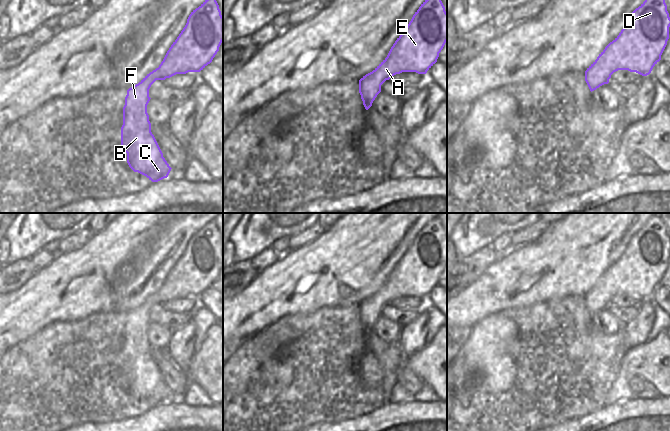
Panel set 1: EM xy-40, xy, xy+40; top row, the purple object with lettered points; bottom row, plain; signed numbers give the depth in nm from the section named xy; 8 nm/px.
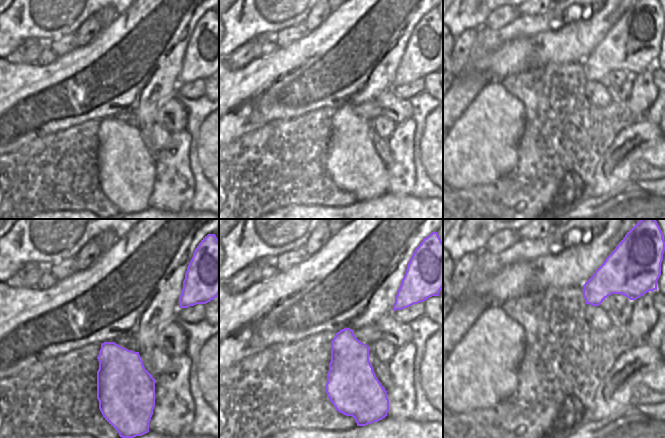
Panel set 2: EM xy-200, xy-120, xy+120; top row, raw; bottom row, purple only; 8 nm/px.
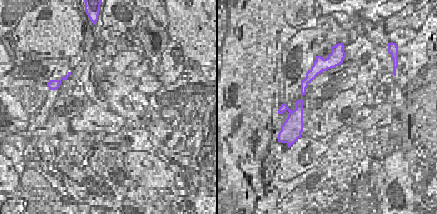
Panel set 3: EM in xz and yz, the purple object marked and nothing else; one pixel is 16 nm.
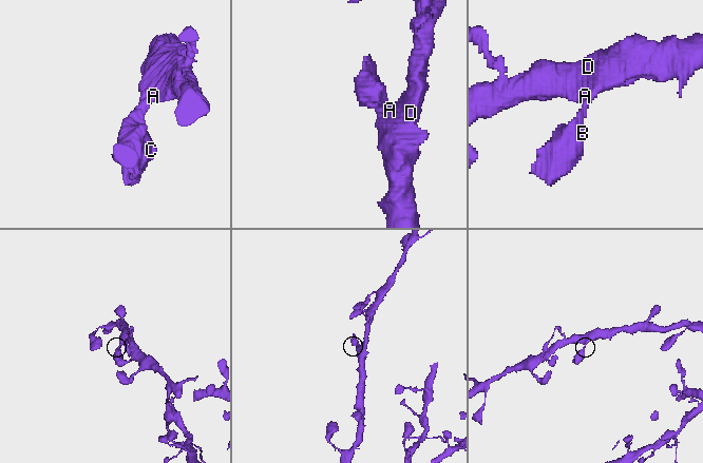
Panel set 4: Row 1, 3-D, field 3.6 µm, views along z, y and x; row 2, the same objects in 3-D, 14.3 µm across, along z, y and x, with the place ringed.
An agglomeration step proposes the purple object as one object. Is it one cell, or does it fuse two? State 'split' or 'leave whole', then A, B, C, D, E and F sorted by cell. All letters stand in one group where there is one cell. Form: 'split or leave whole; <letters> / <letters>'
leave whole; A B C D E F

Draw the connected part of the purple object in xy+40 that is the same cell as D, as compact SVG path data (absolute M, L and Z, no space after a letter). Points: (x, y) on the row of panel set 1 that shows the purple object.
M645 0L631 13L619 35L585 71L585 81L590 91L608 84L611 75L618 70L636 72L642 76L649 75L661 60L669 39L669 27L670 17L665 0Z

